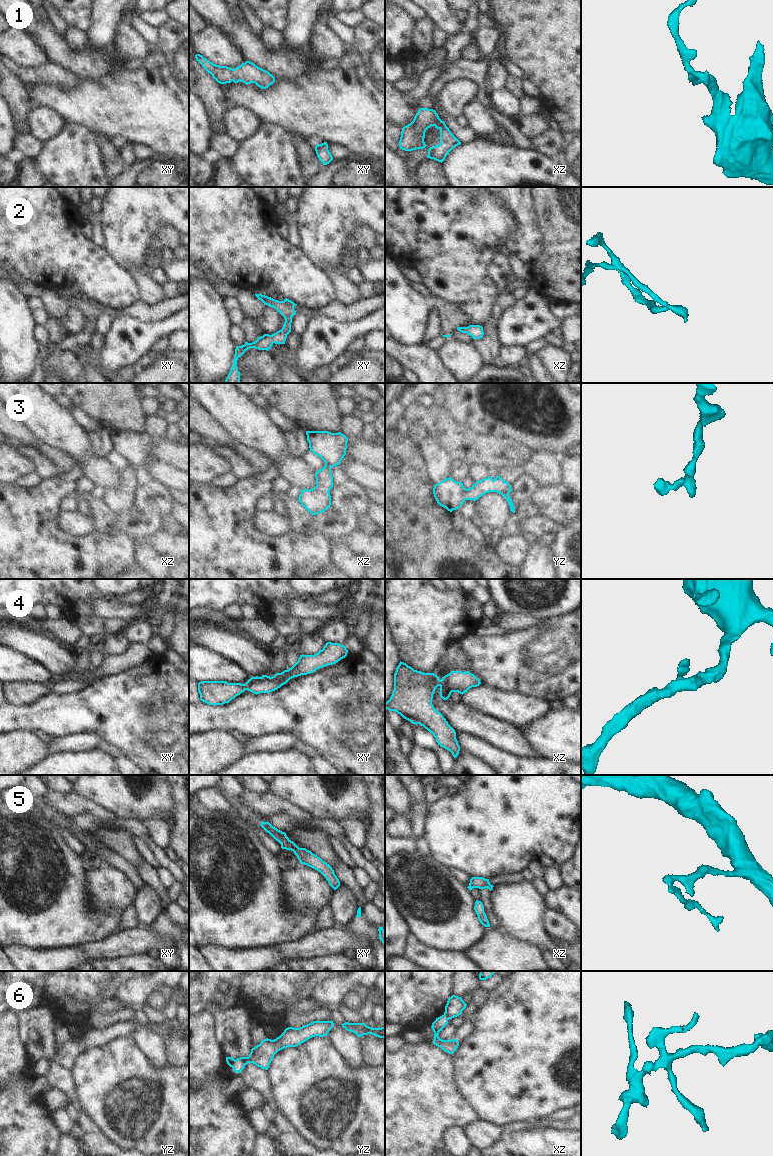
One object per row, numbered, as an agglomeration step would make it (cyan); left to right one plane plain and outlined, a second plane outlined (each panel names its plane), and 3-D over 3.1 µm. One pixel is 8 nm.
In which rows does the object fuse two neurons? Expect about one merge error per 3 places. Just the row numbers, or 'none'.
6

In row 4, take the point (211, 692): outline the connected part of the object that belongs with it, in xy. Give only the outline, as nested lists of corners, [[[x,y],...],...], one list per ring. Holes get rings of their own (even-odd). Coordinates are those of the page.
[[[327,642],[322,650],[314,655],[300,655],[298,661],[288,670],[270,677],[251,677],[245,684],[226,681],[201,681],[198,683],[200,700],[209,705],[229,703],[245,690],[254,694],[270,693],[286,684],[290,679],[313,673],[319,668],[333,665],[347,656],[348,650],[339,643]]]

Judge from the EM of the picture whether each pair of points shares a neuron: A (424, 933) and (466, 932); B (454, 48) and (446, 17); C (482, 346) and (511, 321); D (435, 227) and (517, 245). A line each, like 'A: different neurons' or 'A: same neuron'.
A: same neuron
B: different neurons
C: different neurons
D: different neurons

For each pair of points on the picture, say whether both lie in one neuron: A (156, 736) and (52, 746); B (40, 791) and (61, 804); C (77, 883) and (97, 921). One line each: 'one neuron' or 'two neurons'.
A: two neurons
B: two neurons
C: one neuron

